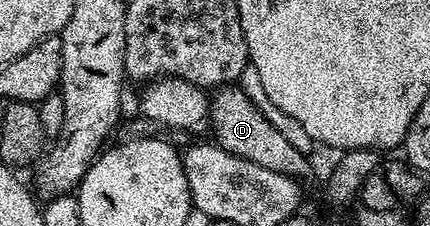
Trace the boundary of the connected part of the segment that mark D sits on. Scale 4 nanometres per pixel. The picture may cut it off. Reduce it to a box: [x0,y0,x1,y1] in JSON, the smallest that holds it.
[207,85,308,177]

